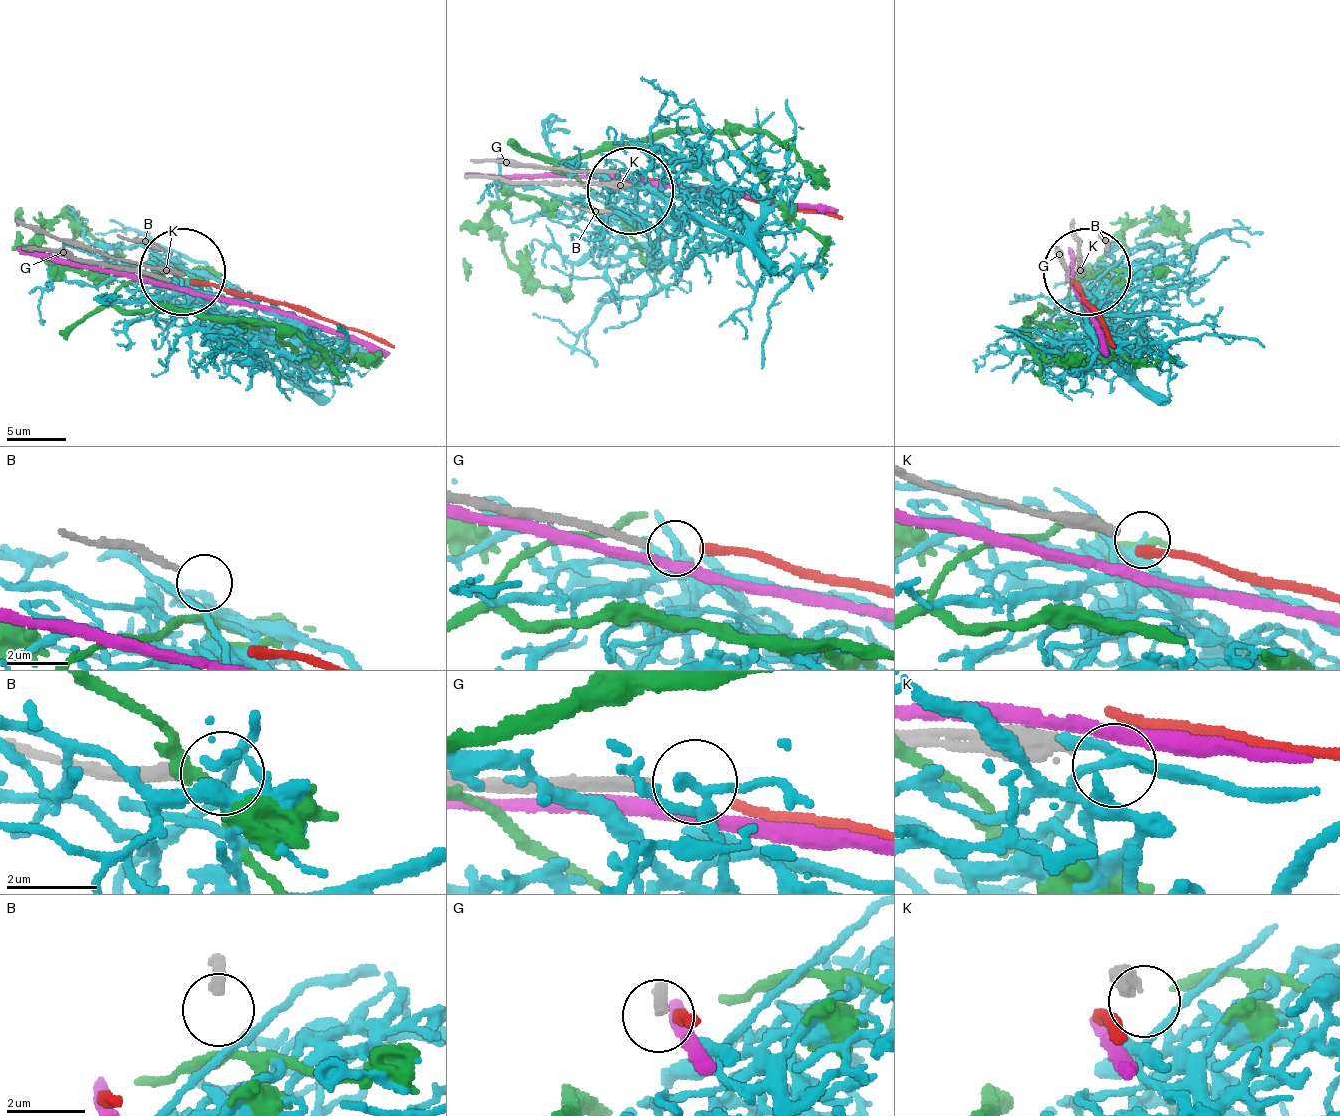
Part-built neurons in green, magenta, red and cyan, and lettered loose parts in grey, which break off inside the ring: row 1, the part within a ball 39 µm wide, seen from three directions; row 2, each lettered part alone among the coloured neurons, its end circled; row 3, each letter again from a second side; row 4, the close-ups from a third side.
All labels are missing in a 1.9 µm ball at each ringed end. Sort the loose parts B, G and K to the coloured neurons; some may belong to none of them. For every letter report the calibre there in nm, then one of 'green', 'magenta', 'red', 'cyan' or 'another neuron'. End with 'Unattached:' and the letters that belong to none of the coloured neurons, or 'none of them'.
B: 260 nm | another neuron
G: 260 nm | red
K: 320 nm | another neuron
Unattached: B, K

